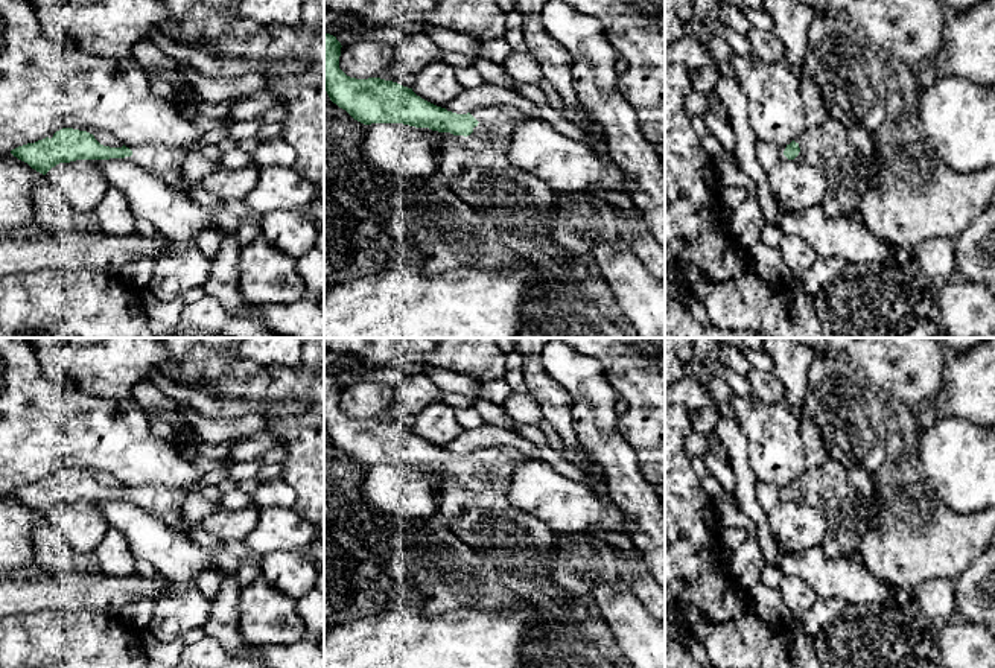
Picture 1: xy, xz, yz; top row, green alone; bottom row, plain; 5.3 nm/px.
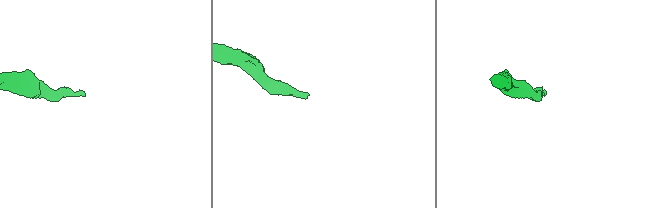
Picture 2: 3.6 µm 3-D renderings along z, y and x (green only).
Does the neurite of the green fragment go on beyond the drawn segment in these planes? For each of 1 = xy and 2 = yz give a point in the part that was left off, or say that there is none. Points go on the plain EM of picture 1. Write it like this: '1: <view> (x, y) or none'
1: xy (163, 502)
2: yz (846, 498)

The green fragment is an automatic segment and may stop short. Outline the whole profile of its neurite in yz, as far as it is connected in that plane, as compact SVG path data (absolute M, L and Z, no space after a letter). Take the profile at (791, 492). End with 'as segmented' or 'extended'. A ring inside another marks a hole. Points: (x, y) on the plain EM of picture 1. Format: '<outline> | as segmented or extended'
M834 458L779 490L780 502L794 501L825 514L826 534L820 543L828 557L857 557L857 548L875 516L875 484L872 475L861 469L844 470Z | extended

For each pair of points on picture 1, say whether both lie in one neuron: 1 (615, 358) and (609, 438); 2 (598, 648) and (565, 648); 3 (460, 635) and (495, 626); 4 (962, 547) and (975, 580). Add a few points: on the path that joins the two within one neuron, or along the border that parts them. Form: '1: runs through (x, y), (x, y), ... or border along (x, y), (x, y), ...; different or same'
1: border along (592, 358), (601, 365), (607, 384), (619, 396); different
2: runs through (591, 648), (572, 648); same
3: runs through (469, 635), (486, 635); same
4: border along (979, 554), (951, 580); different

